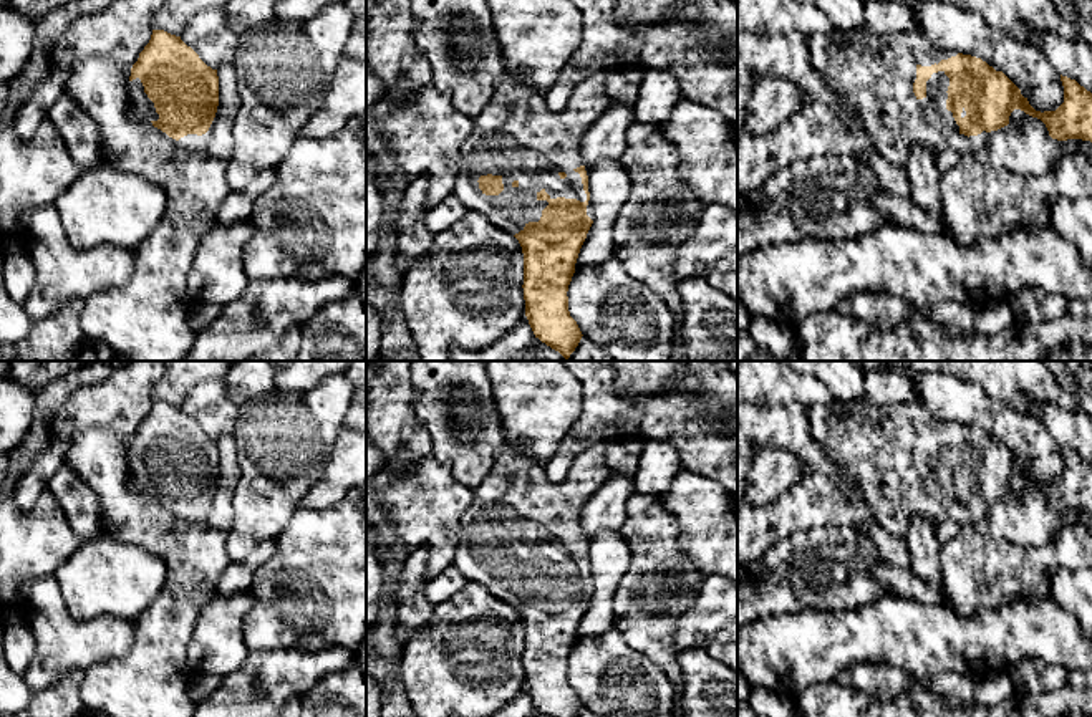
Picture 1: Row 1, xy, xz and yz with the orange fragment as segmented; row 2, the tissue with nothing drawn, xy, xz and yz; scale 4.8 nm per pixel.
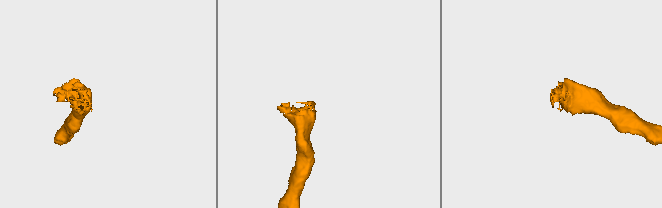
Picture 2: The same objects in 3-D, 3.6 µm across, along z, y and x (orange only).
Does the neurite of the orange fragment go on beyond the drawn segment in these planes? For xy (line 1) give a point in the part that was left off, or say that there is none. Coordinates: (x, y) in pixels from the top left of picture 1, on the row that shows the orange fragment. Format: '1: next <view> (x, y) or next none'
1: next xy (141, 110)

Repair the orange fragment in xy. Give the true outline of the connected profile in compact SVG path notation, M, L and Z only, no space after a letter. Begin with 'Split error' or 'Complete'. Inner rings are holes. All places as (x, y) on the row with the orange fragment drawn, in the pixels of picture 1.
Split error. M152 30L129 76L128 116L176 139L187 154L209 142L217 118L219 76L181 36Z

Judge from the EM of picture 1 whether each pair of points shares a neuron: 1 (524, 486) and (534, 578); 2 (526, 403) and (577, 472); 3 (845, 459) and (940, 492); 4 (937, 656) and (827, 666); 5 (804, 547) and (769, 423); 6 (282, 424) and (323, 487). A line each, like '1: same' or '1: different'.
1: same
2: different
3: same
4: same
5: different
6: different

